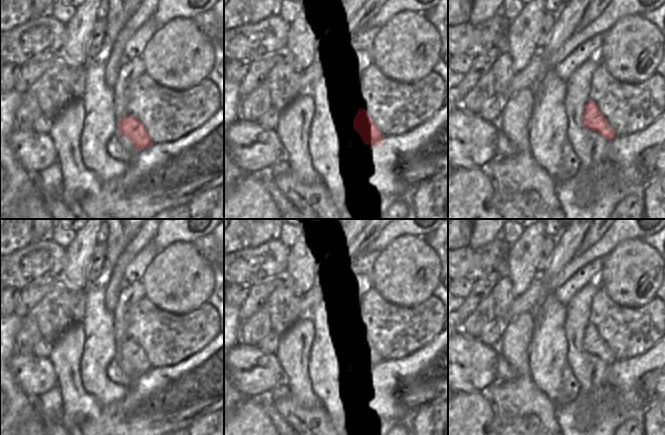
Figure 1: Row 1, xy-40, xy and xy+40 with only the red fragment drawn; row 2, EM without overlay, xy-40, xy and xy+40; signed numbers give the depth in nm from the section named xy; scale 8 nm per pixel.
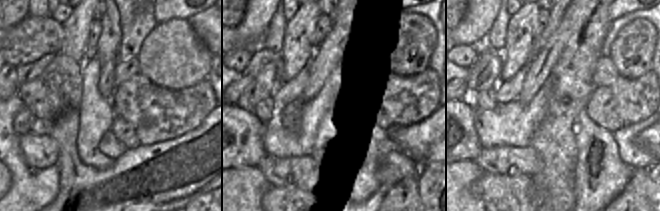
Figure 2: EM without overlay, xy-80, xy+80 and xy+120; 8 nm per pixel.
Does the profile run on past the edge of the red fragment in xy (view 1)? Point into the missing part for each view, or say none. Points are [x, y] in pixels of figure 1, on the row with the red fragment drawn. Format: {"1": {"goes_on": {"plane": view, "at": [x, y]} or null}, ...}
{"1": {"goes_on": null}}

